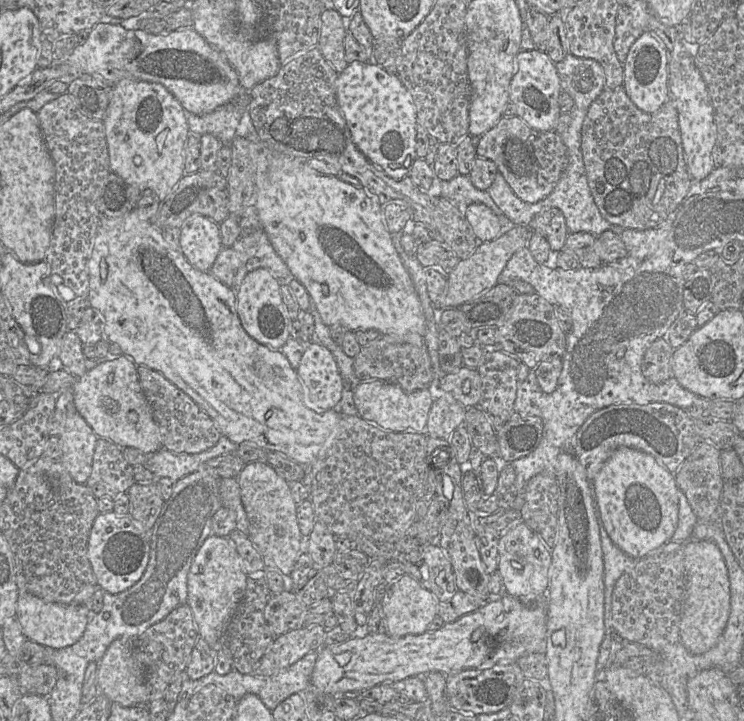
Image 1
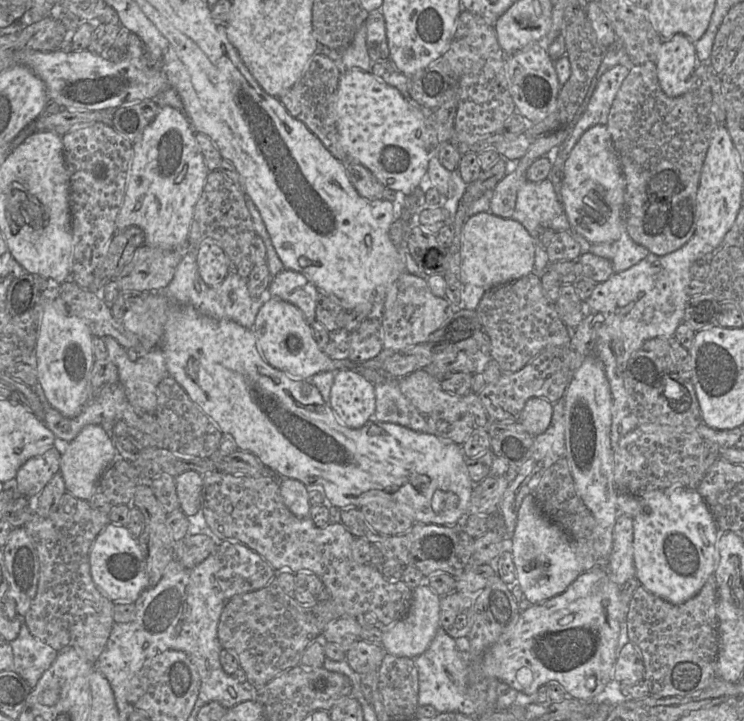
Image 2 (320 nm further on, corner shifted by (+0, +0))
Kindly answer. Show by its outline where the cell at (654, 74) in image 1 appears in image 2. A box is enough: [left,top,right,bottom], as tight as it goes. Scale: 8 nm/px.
[655,34,699,98]

